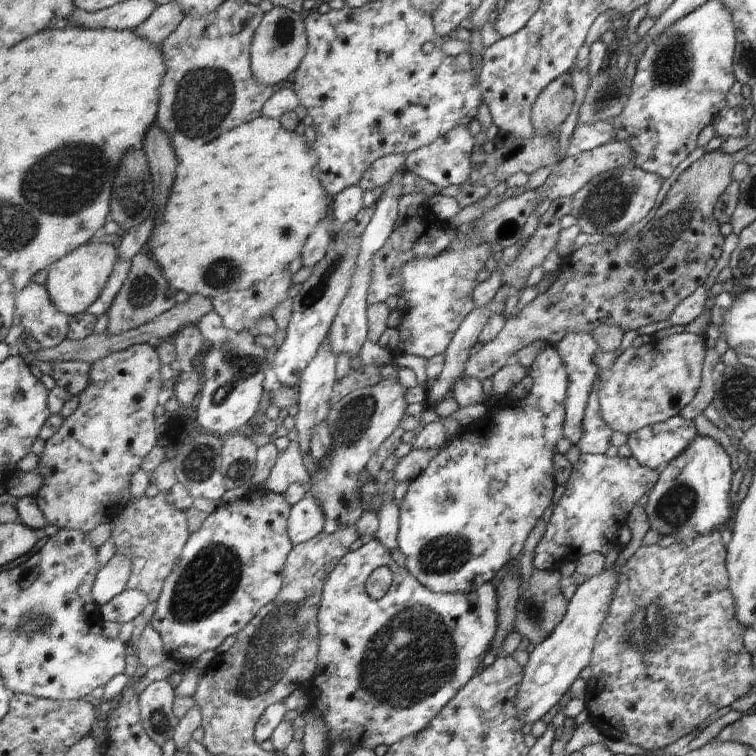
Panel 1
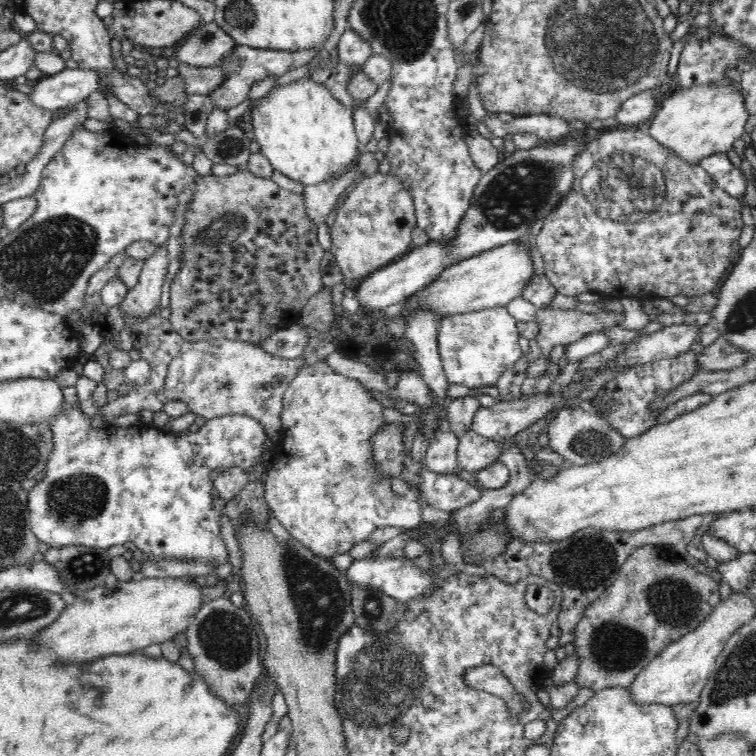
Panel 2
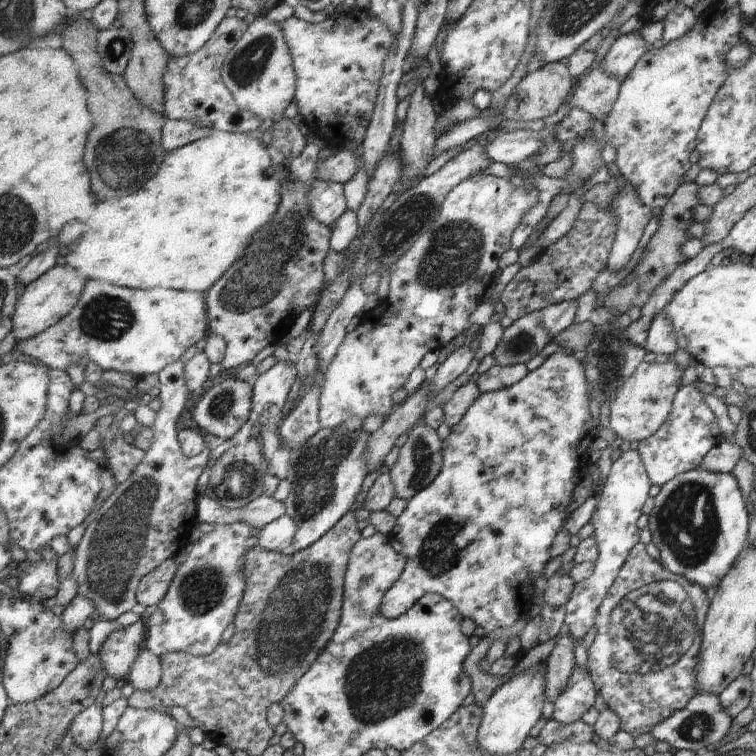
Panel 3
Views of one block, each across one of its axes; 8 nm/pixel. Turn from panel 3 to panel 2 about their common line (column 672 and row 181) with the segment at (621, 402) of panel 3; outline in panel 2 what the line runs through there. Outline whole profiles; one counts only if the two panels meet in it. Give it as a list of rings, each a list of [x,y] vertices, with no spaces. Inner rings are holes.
[[[380,172],[364,178],[350,190],[350,196],[336,212],[336,222],[332,226],[332,254],[336,256],[348,284],[358,284],[412,252],[412,232],[418,226],[418,218],[414,198],[408,190],[408,184],[402,184],[392,174],[384,176]]]

